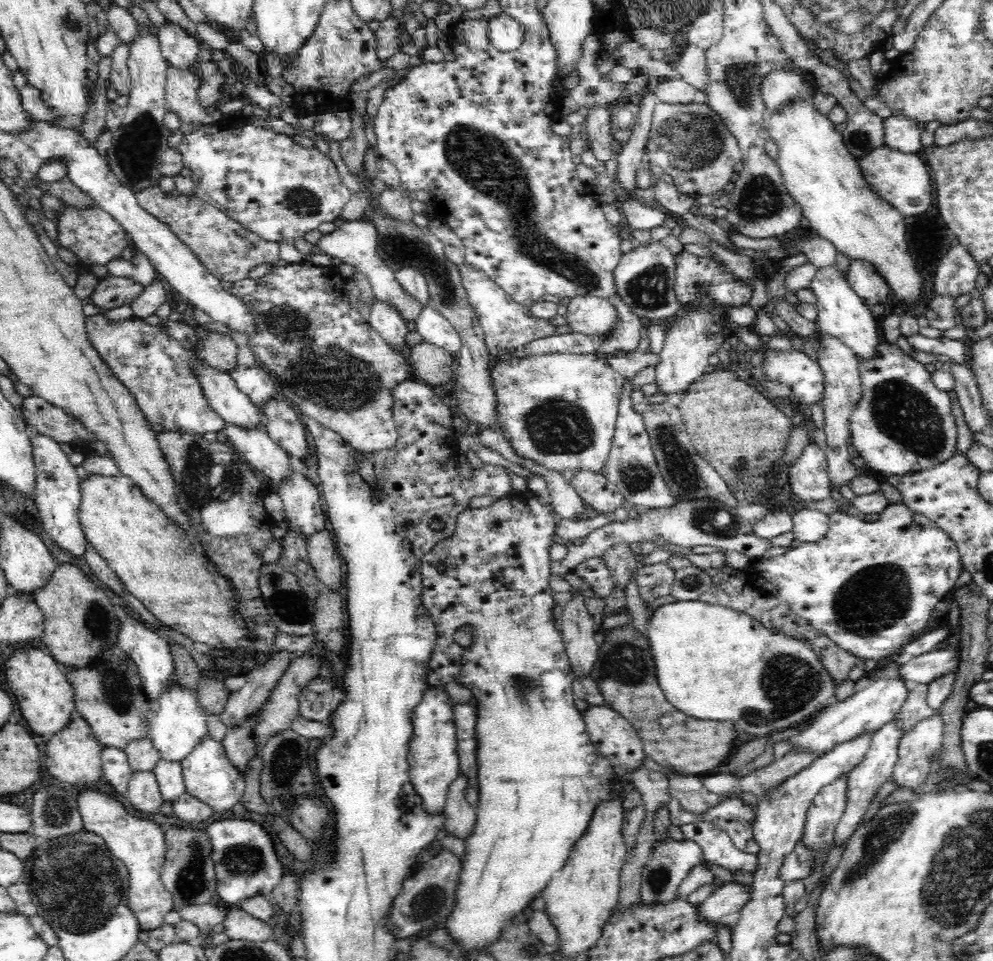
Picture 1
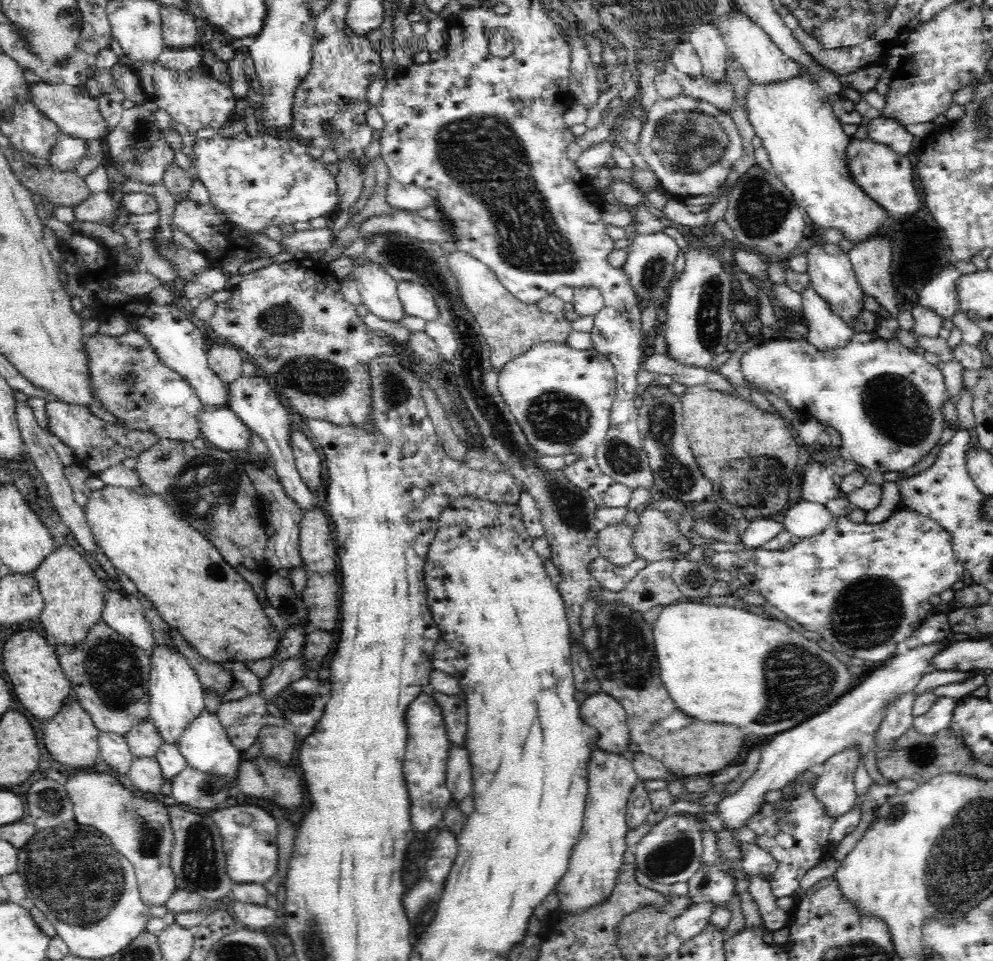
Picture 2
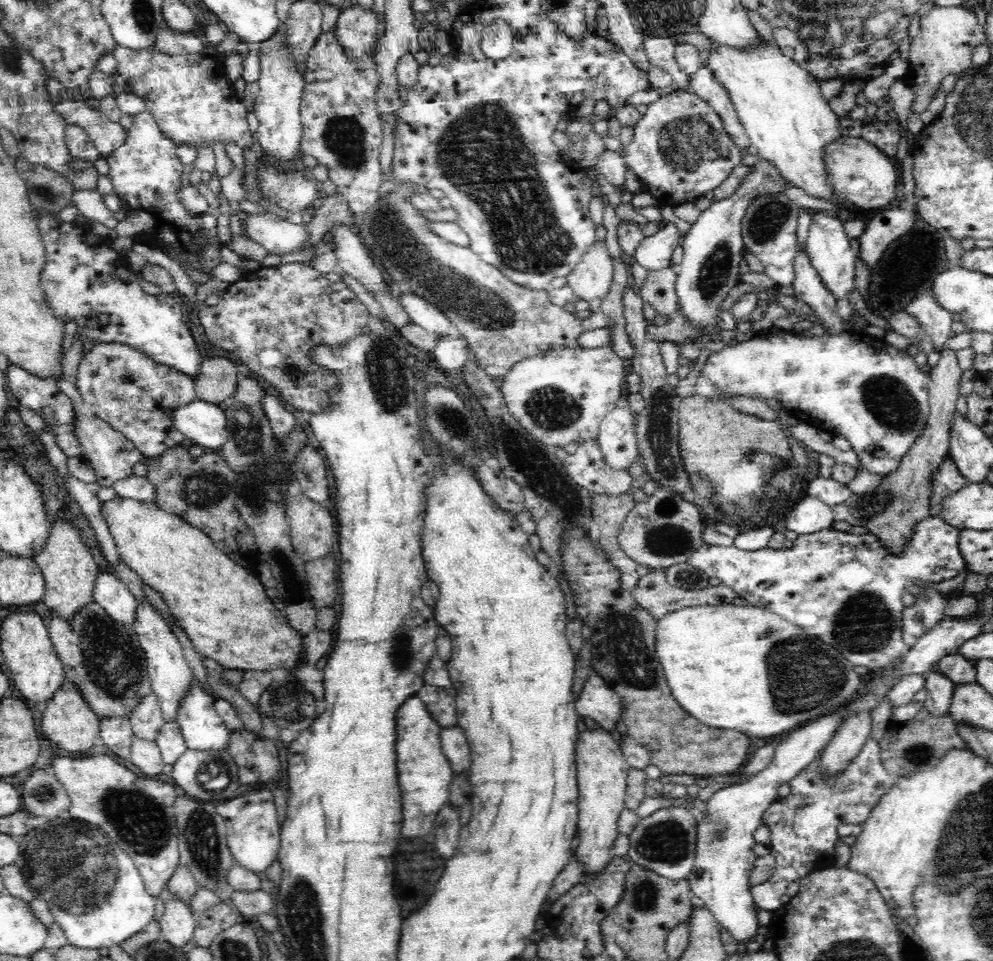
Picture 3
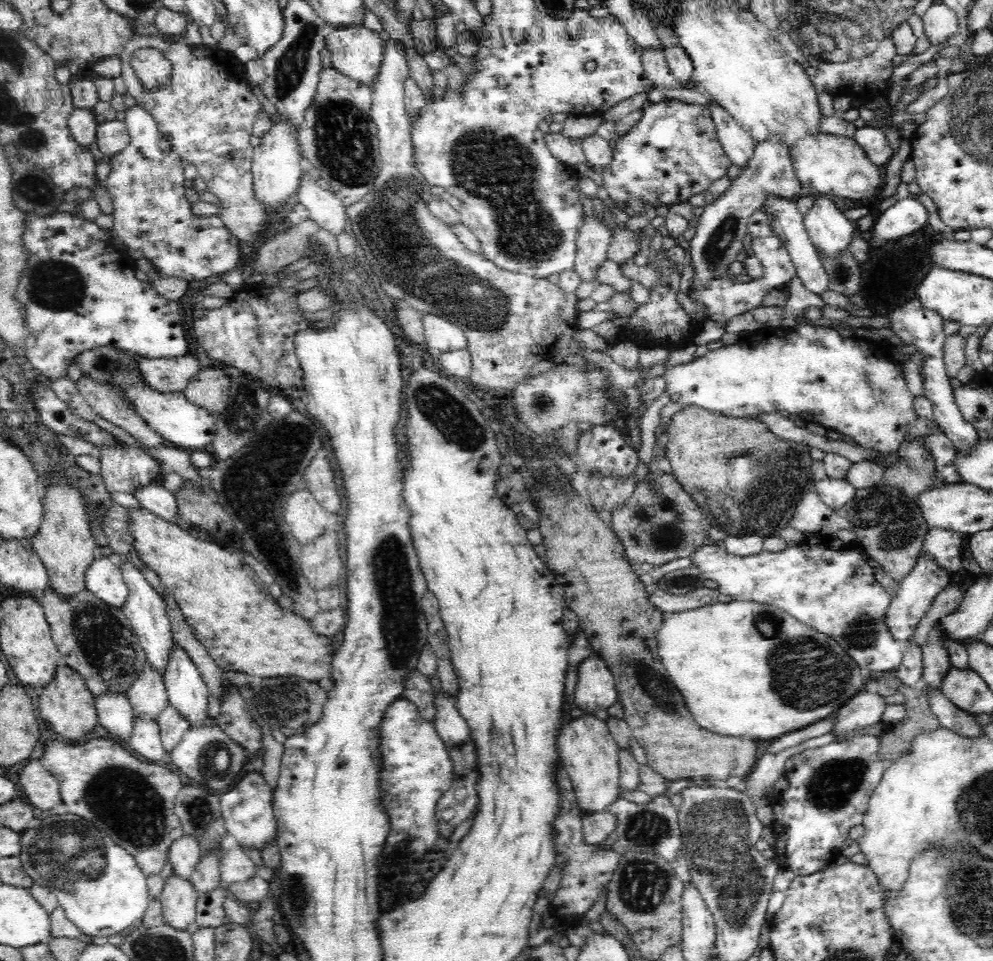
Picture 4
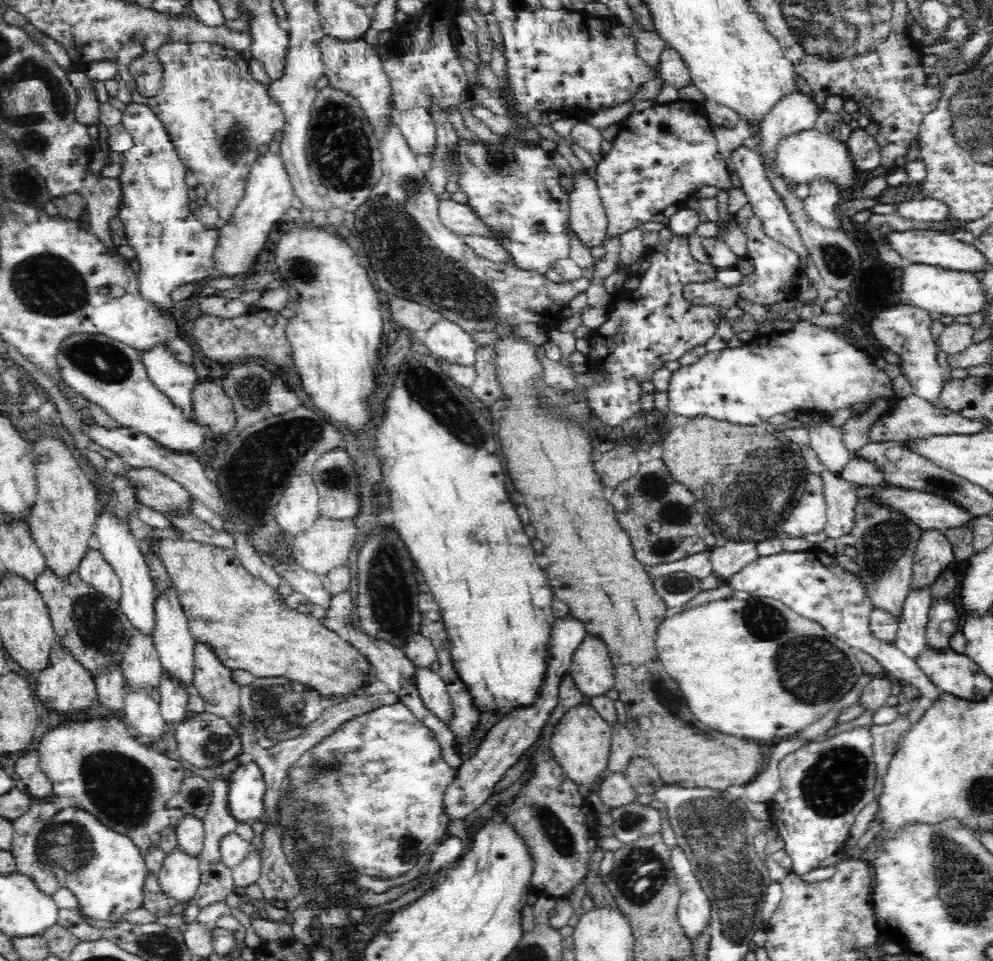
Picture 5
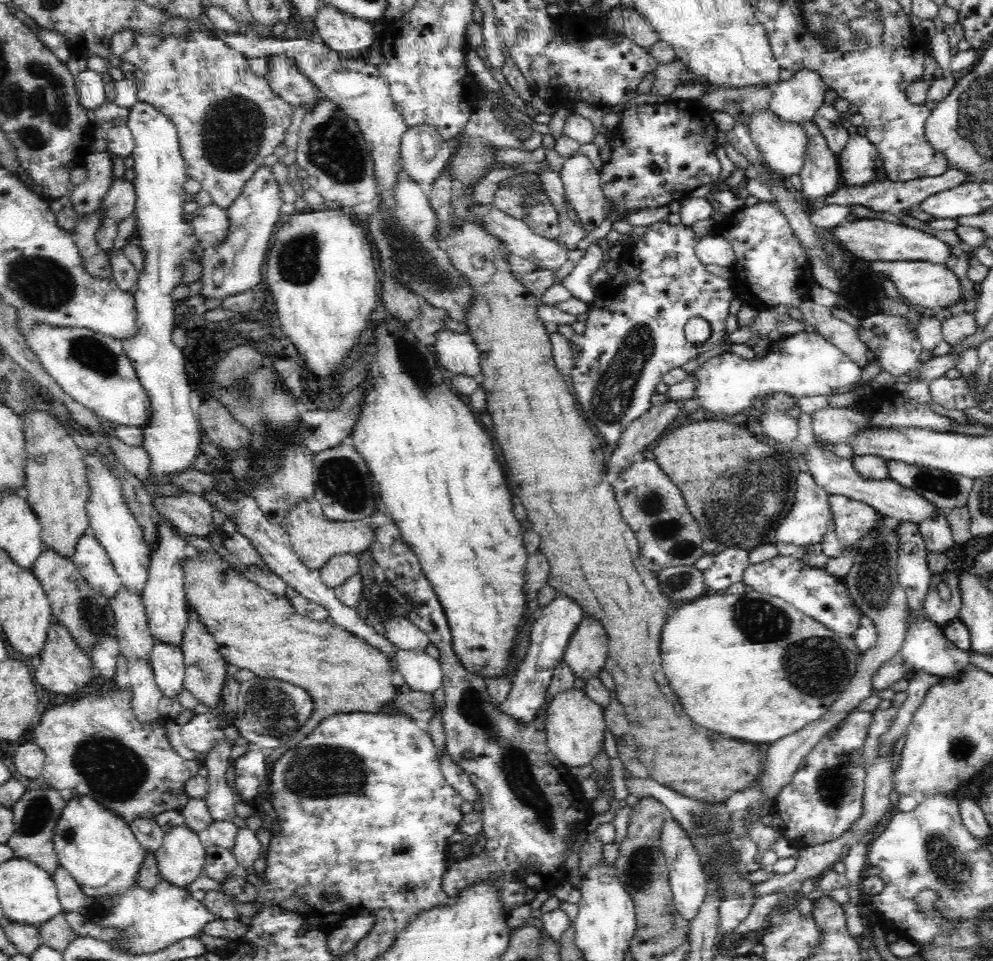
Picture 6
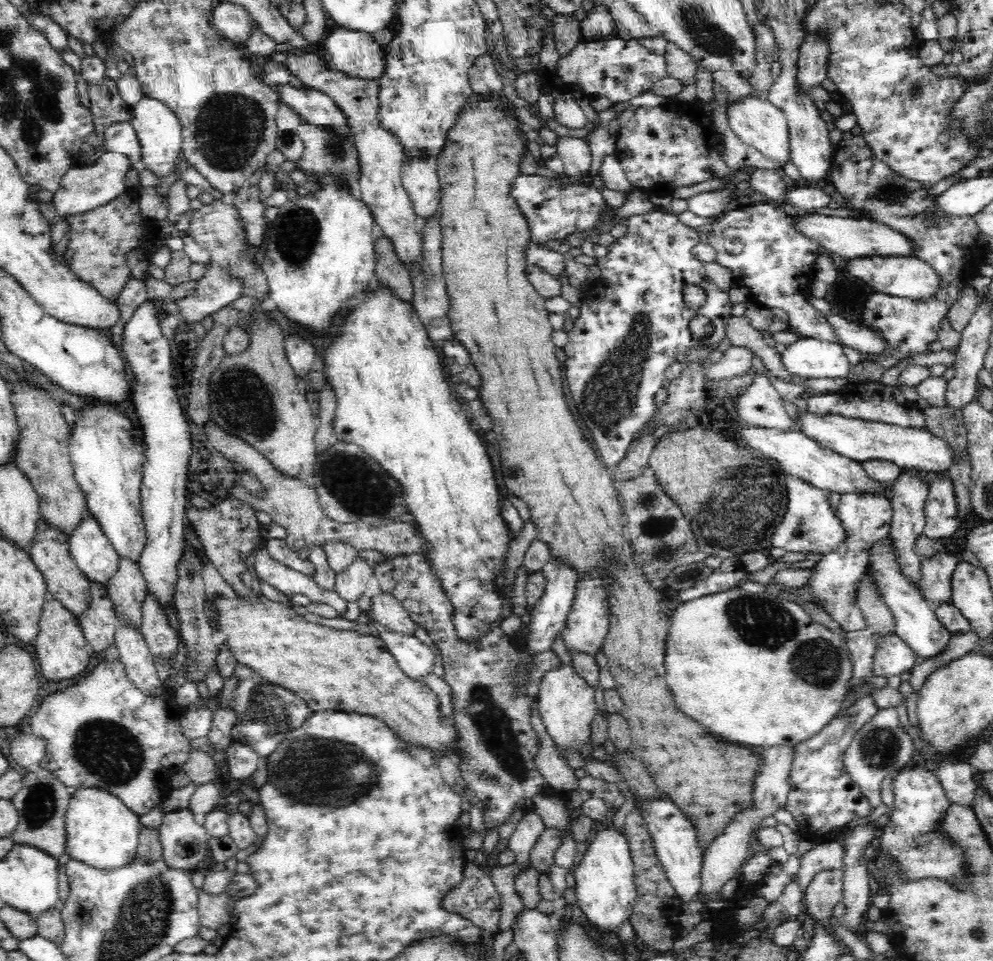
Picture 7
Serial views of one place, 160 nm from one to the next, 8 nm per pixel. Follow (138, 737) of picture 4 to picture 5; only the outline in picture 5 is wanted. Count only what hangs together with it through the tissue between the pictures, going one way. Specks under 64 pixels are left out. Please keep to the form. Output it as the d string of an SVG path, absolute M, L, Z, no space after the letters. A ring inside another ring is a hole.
M128 692L124 702L124 719L136 735L155 739L164 733L166 722L162 719L159 702L144 692Z

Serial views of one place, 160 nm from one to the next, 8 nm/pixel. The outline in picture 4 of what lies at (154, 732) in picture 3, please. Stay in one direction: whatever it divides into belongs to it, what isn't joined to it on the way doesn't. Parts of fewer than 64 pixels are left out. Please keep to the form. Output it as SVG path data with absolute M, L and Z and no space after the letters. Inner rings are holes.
M145 665L143 672L136 676L137 680L130 686L128 690L127 696L128 701L133 708L134 717L138 717L142 719L150 719L152 721L157 721L159 715L162 710L166 708L169 704L169 699L167 696L167 689L165 688L165 683L163 680L163 675L160 673L156 673L150 665Z

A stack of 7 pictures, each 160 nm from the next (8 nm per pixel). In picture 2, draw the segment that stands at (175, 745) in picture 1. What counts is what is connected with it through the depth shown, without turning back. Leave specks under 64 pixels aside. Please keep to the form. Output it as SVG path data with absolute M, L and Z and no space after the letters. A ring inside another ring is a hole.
M163 639L156 640L152 648L151 670L148 672L149 716L163 742L179 744L186 728L204 709L204 688L188 660Z

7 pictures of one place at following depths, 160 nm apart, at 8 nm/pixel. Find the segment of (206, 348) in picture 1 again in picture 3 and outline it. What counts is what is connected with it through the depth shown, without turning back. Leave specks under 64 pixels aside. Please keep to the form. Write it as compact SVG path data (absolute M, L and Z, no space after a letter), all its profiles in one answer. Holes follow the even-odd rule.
M222 356L202 361L194 379L196 398L215 405L224 404L236 392L238 366Z

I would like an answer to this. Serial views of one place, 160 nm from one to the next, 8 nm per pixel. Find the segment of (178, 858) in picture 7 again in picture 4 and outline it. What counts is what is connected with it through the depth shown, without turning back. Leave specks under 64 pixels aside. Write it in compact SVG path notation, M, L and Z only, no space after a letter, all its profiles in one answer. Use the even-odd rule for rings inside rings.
M174 870L160 896L163 919L167 925L176 930L186 930L195 922L198 896L188 877L182 877Z

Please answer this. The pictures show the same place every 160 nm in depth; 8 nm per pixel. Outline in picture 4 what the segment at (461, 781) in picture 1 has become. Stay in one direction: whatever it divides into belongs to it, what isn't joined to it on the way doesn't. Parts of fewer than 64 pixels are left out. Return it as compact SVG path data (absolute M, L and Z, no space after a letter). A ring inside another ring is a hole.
M437 692L434 707L436 707L436 717L432 720L432 724L445 742L446 748L450 751L464 744L470 736L470 728L458 713L455 699Z

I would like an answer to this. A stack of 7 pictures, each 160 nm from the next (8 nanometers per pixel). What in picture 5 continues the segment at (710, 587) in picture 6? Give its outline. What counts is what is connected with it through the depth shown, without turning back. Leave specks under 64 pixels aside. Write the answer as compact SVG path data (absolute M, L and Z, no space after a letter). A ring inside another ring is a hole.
M727 541L724 546L714 546L710 549L712 571L724 581L728 580L729 576L740 572L758 557L756 542Z

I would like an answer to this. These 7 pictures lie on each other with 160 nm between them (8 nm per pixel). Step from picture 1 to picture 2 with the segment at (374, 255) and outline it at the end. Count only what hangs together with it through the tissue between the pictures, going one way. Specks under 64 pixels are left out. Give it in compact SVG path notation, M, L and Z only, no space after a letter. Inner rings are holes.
M327 227L320 229L310 229L306 232L294 232L292 236L284 236L282 246L288 248L292 254L296 252L319 253L332 249L336 244L337 236L334 236L332 229Z

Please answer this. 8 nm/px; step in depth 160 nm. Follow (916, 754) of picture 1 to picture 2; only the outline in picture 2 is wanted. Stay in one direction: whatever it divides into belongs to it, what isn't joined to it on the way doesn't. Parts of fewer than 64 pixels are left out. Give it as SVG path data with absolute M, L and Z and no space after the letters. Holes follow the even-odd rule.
M948 696L936 698L928 712L914 718L914 729L920 734L938 734L940 730L948 729L951 726L956 701Z

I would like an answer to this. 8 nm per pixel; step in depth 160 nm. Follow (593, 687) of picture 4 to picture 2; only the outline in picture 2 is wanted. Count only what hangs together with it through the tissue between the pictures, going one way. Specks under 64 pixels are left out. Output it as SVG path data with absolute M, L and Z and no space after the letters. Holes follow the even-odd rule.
M600 690L588 695L580 705L583 721L599 734L595 740L604 751L622 754L633 742L624 707L612 695Z

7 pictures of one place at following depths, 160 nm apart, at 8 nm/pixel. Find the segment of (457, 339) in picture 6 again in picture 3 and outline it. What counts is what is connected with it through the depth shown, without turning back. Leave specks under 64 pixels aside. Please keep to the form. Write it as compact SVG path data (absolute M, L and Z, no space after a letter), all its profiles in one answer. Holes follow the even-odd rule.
M408 293L401 294L397 298L413 324L424 328L436 337L457 335L457 328L454 328L450 320L424 297L416 297L415 294Z

